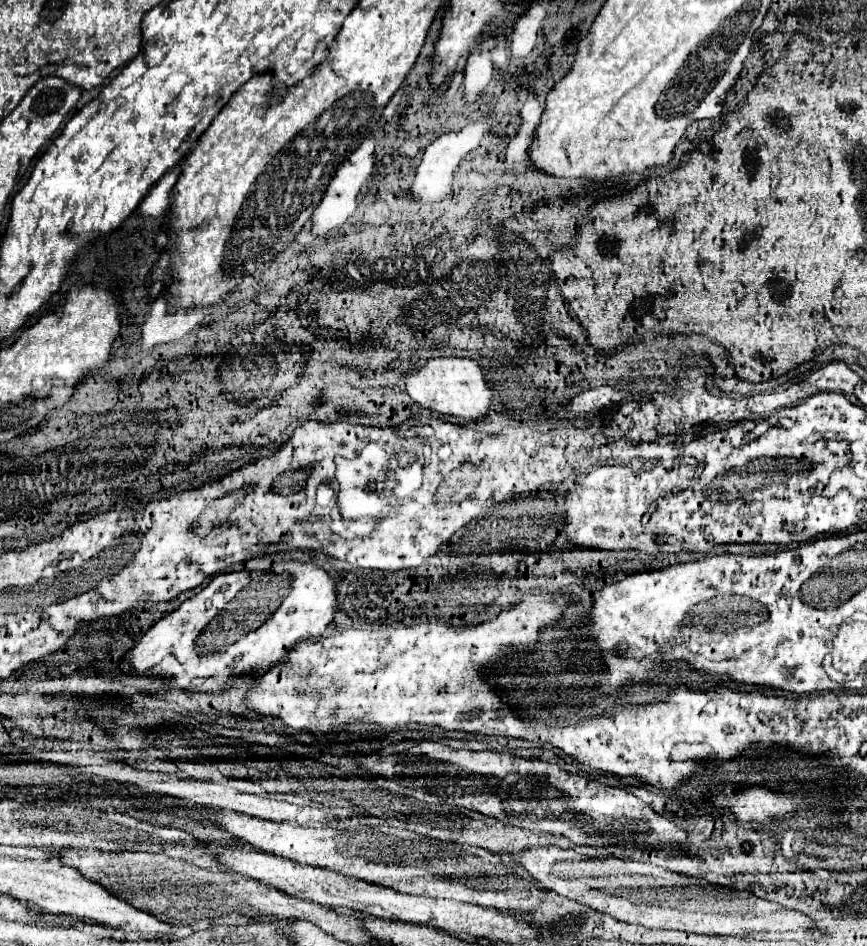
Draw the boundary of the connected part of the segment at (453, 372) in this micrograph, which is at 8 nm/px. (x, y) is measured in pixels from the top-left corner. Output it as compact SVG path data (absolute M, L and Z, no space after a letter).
M458 356L430 358L430 360L426 360L426 366L408 372L406 392L422 408L430 408L440 414L462 416L468 422L476 422L478 418L482 418L486 414L486 410L490 406L490 398L492 398L478 362L470 360L470 358L458 358Z

